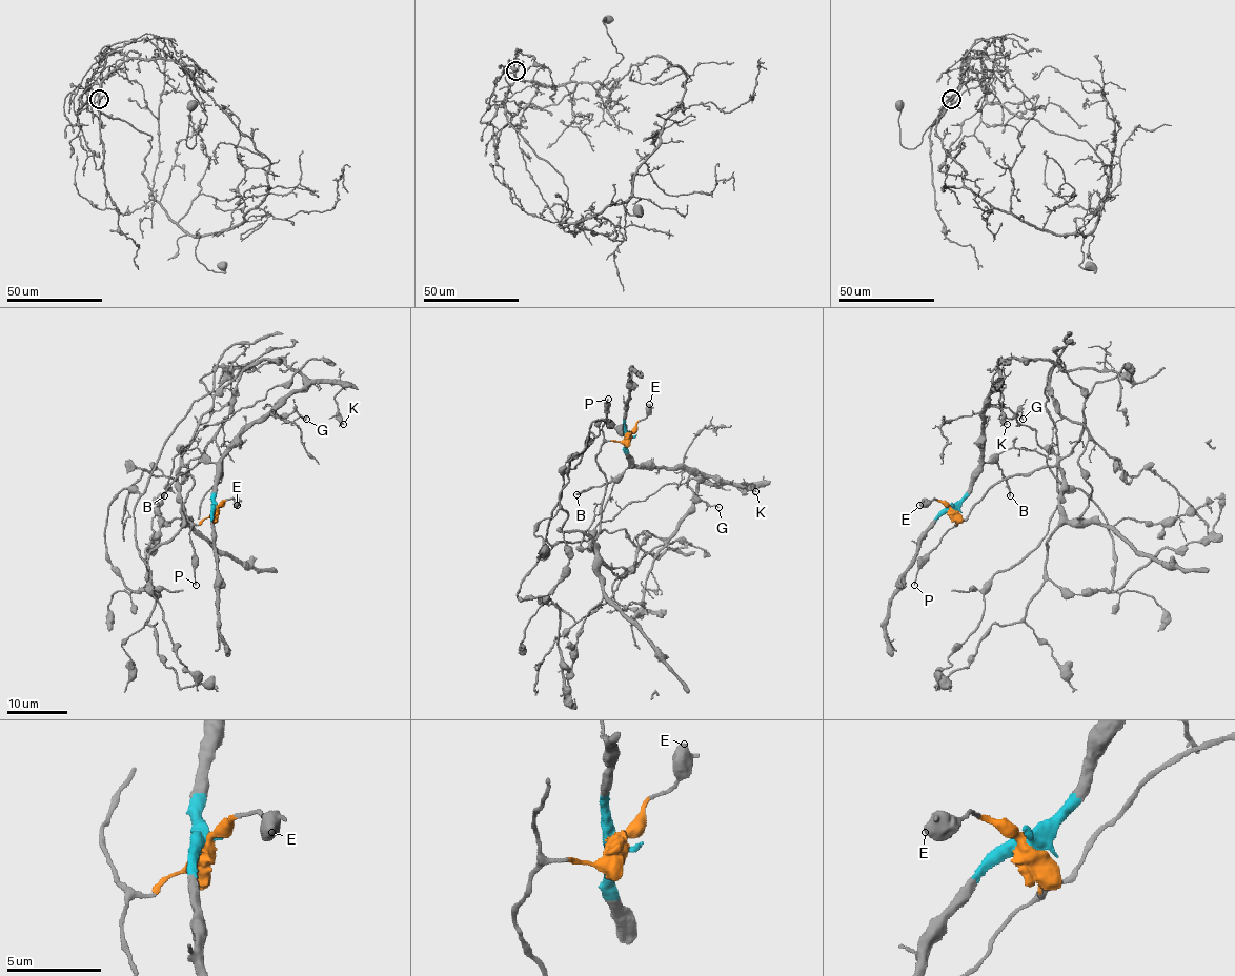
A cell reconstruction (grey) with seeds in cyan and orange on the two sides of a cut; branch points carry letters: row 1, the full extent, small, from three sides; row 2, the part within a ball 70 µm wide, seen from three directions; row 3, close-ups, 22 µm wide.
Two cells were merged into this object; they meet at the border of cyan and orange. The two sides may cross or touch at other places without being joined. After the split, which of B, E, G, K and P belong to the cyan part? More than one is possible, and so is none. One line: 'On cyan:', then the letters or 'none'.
On cyan: B, G, K

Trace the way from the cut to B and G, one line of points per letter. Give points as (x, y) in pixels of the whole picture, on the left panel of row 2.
B: (216, 509), (215, 463), (200, 462), (187, 469), (163, 496)
G: (216, 509), (216, 472), (221, 459), (240, 435), (276, 406), (275, 412), (281, 418), (297, 412), (306, 420)

